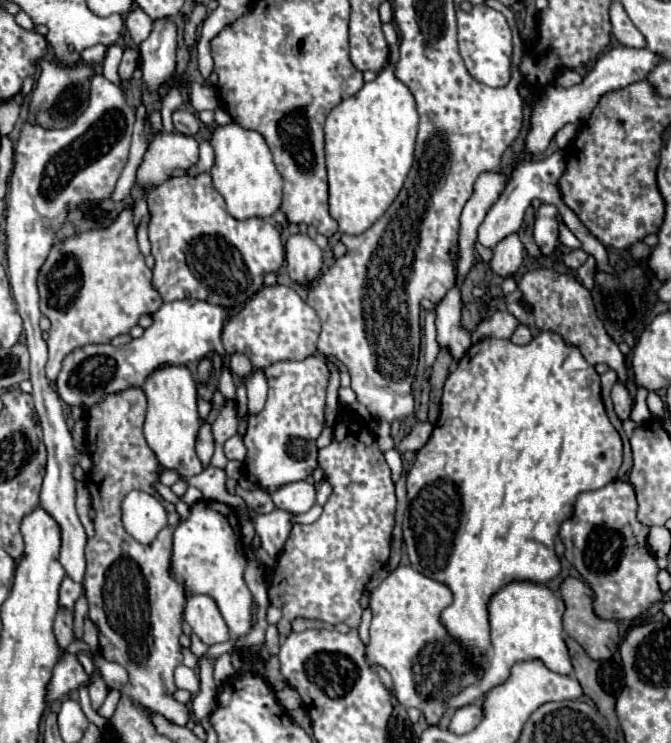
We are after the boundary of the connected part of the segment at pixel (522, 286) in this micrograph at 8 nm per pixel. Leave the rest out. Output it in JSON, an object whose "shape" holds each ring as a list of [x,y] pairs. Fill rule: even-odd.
{"shape":[[[552,269],[530,271],[518,281],[516,291],[504,297],[504,301],[506,301],[506,311],[514,315],[522,325],[538,331],[554,331],[562,335],[562,339],[568,345],[578,347],[582,351],[582,357],[590,365],[606,363],[618,373],[618,379],[622,383],[628,379],[624,367],[624,355],[610,339],[610,335],[606,335],[606,329],[602,327],[602,321],[594,311],[594,303],[588,289],[574,275],[558,275]]]}

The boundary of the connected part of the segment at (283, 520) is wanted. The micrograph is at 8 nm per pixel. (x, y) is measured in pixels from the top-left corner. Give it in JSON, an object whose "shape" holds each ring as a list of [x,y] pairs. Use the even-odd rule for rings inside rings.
{"shape":[[[274,509],[268,515],[254,517],[256,535],[260,537],[260,543],[268,551],[268,555],[274,559],[280,555],[280,551],[288,539],[288,533],[292,529],[290,519],[292,519],[292,515],[286,511],[280,511],[280,509]]]}

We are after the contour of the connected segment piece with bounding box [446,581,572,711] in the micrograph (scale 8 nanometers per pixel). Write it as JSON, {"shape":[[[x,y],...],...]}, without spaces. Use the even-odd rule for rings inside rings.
{"shape":[[[514,581],[500,589],[488,605],[490,611],[490,631],[492,631],[492,657],[486,673],[478,683],[465,688],[457,695],[446,699],[446,709],[459,709],[476,699],[484,697],[486,691],[492,687],[504,683],[510,677],[510,669],[518,661],[538,659],[542,661],[550,671],[558,675],[572,675],[572,663],[570,655],[564,643],[564,629],[562,629],[562,615],[564,615],[564,603],[562,599],[556,599],[556,595],[536,583],[528,581]]]}

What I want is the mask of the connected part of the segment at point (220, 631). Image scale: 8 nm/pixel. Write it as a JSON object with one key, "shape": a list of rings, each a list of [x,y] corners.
{"shape":[[[194,595],[186,599],[184,621],[192,627],[192,631],[206,645],[216,645],[230,639],[228,627],[214,603],[214,599],[206,595]]]}

